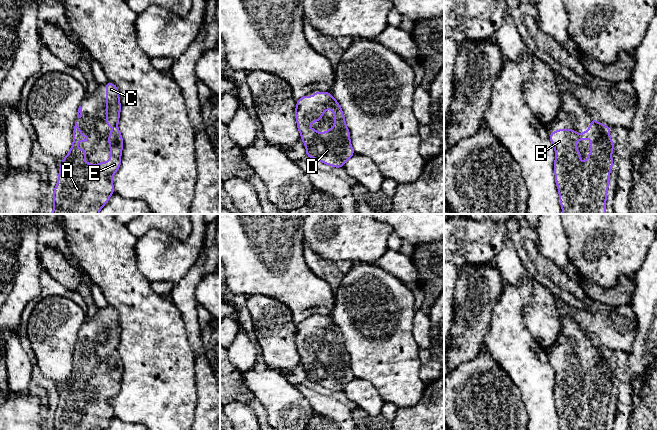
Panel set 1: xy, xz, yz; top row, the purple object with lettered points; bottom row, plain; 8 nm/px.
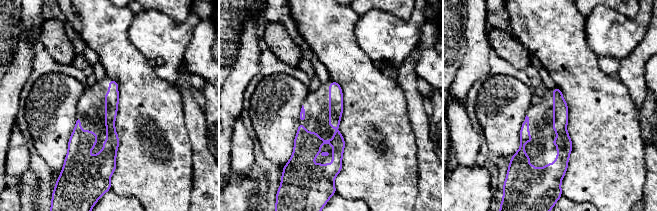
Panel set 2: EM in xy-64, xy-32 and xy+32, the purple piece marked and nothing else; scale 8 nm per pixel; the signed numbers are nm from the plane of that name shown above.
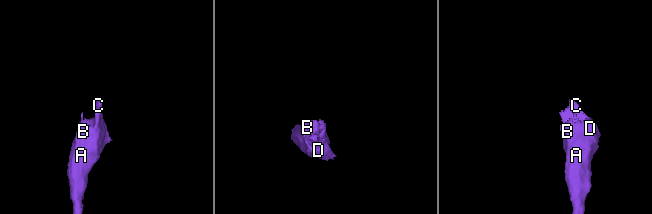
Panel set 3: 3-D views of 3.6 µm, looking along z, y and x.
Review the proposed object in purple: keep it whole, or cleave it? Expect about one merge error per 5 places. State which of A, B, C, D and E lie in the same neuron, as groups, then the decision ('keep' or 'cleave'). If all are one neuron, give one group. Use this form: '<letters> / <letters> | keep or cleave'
A B C D E | keep

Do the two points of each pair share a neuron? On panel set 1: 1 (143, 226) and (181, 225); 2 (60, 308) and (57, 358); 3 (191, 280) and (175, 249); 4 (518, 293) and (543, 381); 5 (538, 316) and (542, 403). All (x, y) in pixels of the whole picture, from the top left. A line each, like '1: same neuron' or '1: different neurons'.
1: same neuron
2: same neuron
3: different neurons
4: same neuron
5: different neurons

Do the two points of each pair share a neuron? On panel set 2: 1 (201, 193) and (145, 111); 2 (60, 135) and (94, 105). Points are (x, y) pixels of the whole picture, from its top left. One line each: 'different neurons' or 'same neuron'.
1: different neurons
2: different neurons

